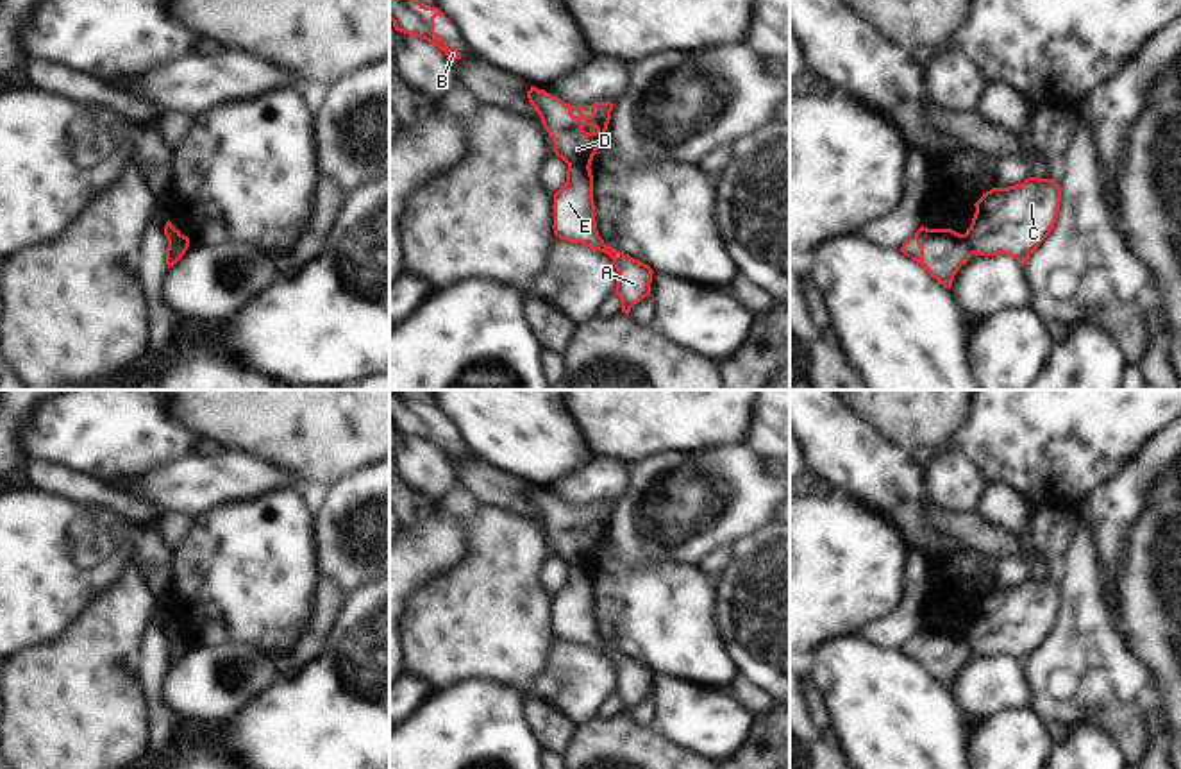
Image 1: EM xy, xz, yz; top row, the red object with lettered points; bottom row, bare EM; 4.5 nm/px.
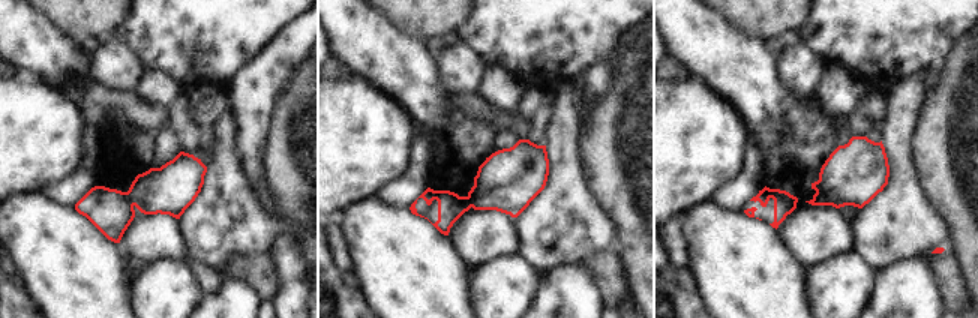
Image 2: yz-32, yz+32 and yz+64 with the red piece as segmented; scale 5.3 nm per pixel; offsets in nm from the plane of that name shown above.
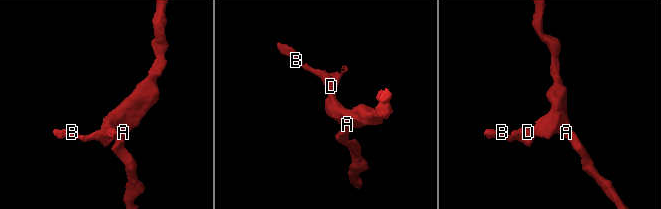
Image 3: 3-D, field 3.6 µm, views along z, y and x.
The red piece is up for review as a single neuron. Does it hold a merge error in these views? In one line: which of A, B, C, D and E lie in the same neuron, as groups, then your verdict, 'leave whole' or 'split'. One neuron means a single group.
A C E / B D; split

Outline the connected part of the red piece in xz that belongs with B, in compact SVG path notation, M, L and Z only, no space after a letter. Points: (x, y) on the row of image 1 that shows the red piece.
M389 0L389 20L395 30L425 39L445 52L447 59L461 59L459 50L450 48L434 32L434 18L441 16L438 7L425 7L418 0Z

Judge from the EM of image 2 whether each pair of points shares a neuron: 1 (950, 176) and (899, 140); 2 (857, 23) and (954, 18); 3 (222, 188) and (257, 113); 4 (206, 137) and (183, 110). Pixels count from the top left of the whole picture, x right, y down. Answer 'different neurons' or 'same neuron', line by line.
1: different neurons
2: same neuron
3: different neurons
4: same neuron

